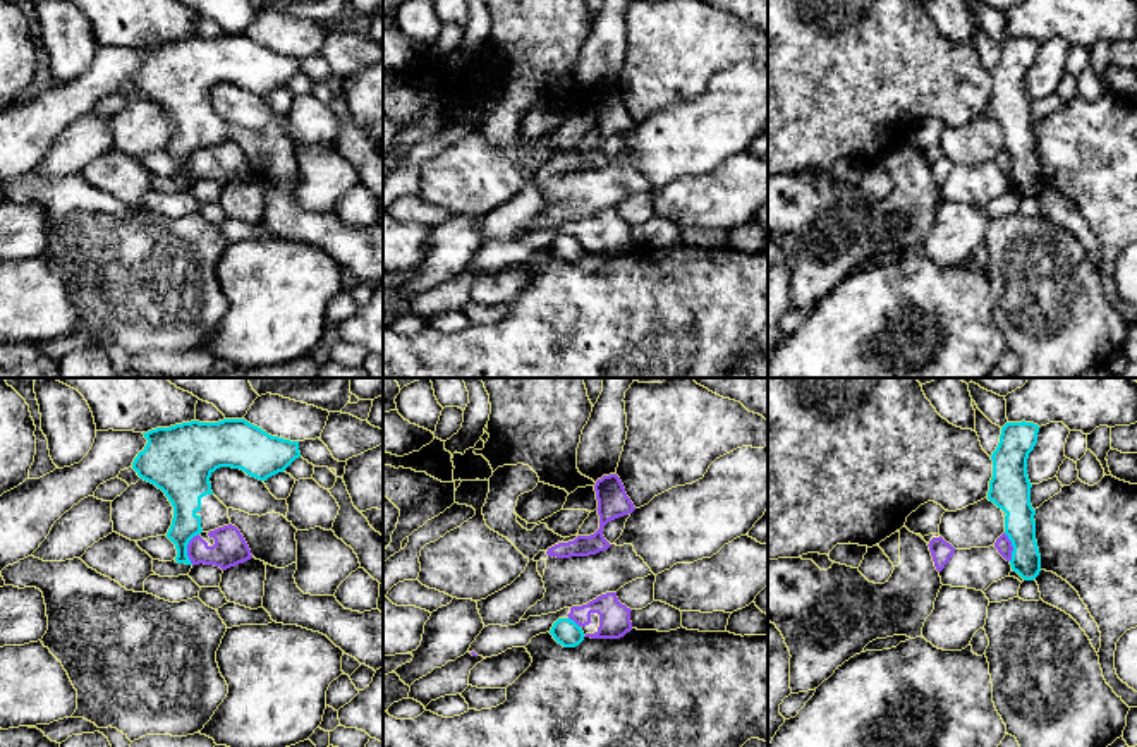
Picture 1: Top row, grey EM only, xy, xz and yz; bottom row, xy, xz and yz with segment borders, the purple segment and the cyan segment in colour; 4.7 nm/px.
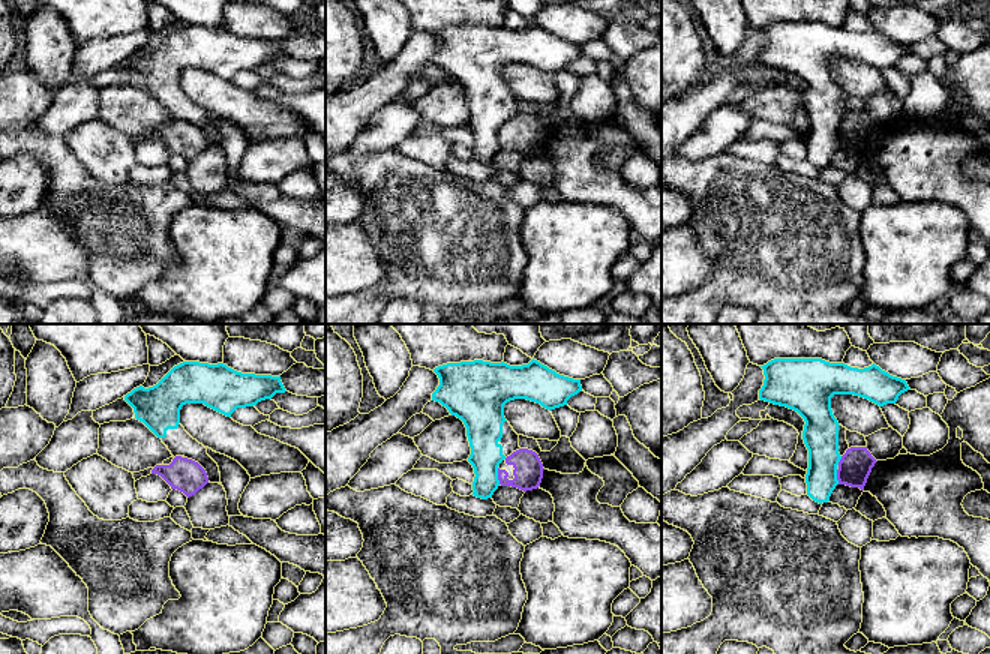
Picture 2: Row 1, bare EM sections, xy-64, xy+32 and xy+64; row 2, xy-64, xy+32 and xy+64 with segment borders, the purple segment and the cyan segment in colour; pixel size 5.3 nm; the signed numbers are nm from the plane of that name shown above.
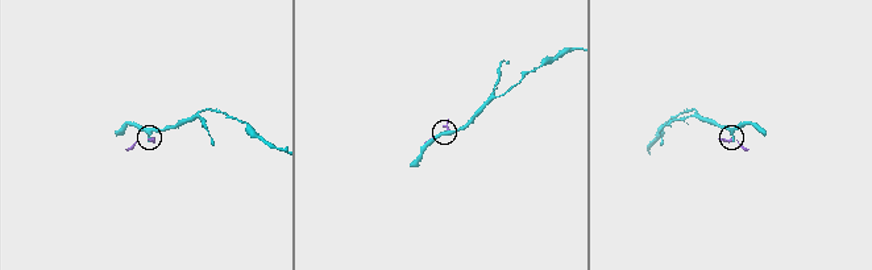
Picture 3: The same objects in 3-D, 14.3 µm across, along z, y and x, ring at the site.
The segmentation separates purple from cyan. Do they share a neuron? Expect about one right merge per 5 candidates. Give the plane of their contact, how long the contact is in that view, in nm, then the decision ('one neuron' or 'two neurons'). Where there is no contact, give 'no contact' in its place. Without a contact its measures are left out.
meets purple in xy; contact 160 nm long; two neurons

